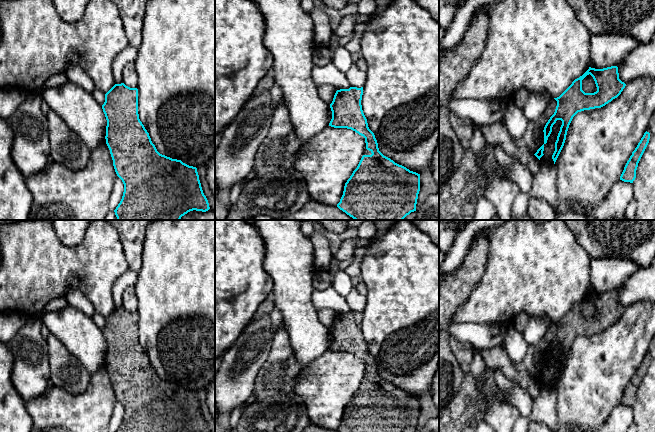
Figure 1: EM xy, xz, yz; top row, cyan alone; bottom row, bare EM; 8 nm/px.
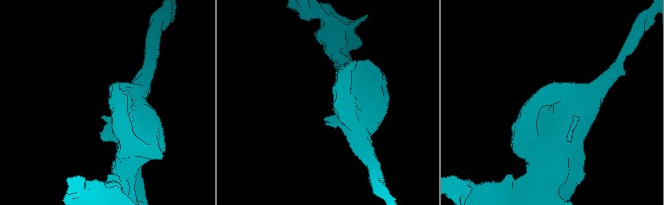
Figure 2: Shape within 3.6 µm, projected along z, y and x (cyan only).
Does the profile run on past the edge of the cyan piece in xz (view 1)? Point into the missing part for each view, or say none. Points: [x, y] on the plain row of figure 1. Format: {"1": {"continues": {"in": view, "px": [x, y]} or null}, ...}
{"1": {"continues": null}}

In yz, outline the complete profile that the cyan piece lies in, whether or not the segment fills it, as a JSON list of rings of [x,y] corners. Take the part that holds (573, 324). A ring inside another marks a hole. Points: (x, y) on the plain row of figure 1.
[[[611,290],[603,293],[589,293],[557,322],[557,330],[554,338],[550,341],[544,351],[544,368],[552,356],[552,351],[557,344],[562,345],[560,355],[555,366],[555,375],[552,379],[554,388],[564,370],[567,355],[573,341],[581,335],[601,332],[617,322],[626,308],[619,303],[618,291]],[[591,299],[595,305],[597,315],[594,317],[585,317],[582,314],[582,304]]]

